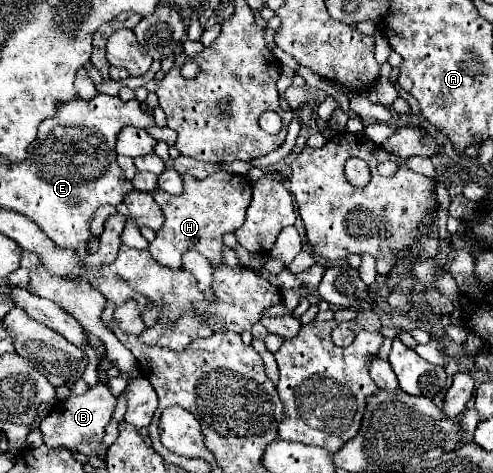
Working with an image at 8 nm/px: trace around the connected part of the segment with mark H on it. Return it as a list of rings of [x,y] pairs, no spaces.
[[[214,172],[204,180],[194,180],[184,176],[184,192],[180,196],[172,196],[164,190],[154,192],[154,200],[164,212],[164,226],[156,232],[156,238],[150,242],[148,250],[152,258],[166,268],[178,270],[182,268],[182,254],[186,250],[198,250],[208,256],[212,266],[224,264],[224,234],[234,232],[244,224],[246,210],[252,200],[252,182],[240,174]]]

